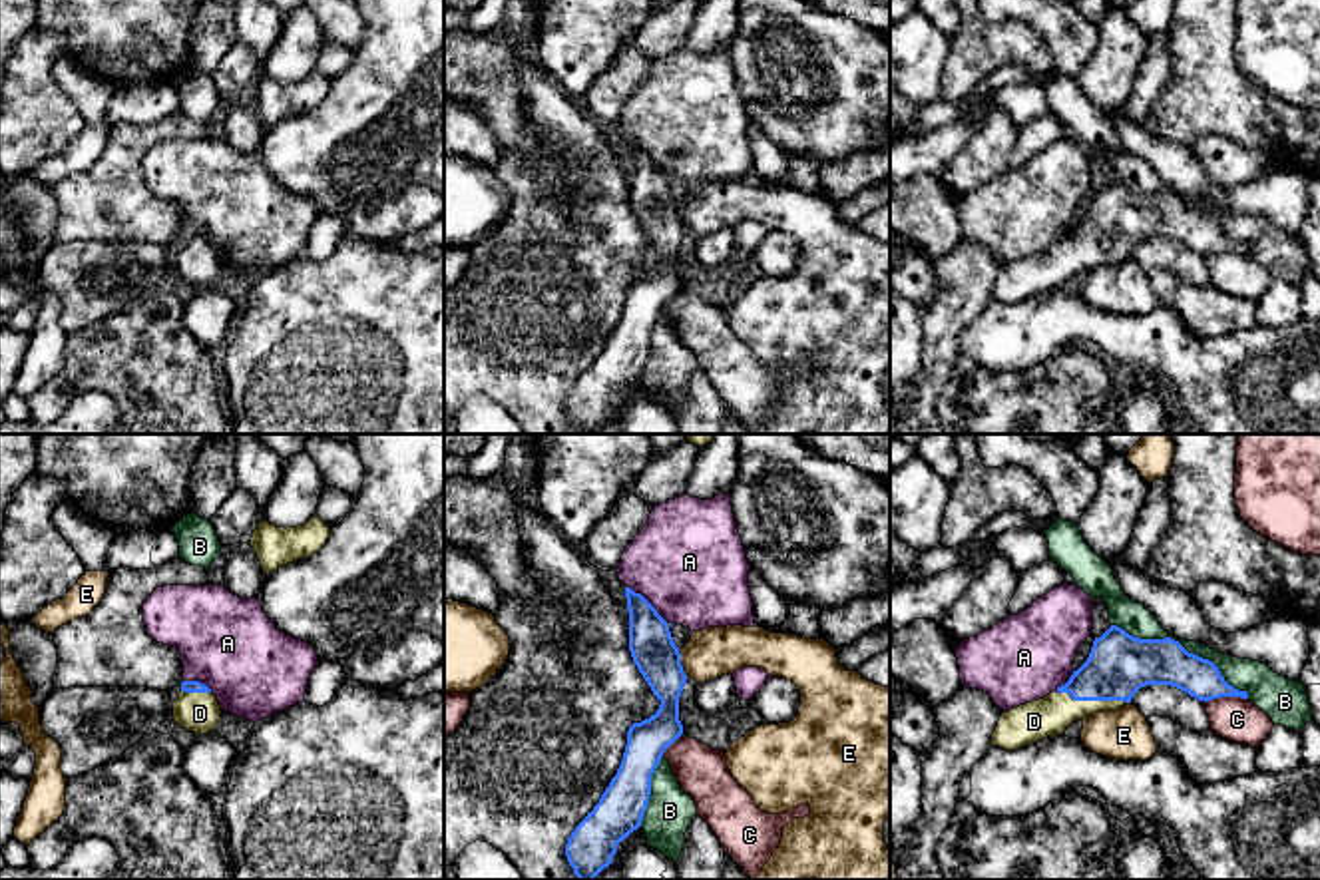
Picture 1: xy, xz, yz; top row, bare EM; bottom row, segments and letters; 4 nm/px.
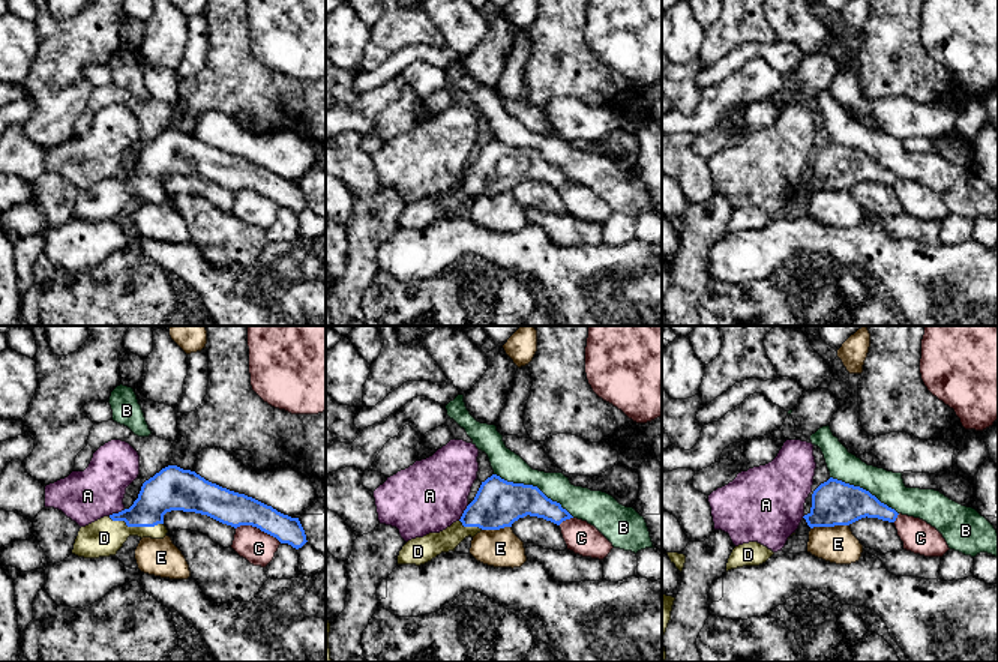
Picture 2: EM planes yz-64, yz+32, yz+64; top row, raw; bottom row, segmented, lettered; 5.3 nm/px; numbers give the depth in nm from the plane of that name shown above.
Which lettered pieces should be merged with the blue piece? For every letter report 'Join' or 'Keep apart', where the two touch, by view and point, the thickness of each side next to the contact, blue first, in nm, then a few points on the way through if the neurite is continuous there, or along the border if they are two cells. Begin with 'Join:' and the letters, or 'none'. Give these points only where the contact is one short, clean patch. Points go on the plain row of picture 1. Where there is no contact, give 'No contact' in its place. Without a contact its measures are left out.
Join: D
A: Keep apart. Touches blue at xz (650, 158). Thickness 180 nm (blue) against 460 nm
B: Keep apart. Touches blue at yz (1181, 200). Thickness 240 nm (blue) against 130 nm
C: Keep apart. Touches blue at yz (1225, 249). Thickness 160 nm (blue) against 180 nm
D: Join. Touches blue at yz (1092, 253). Thickness 260 nm (blue) against 160 nm. Path across: yz (1119, 218), (1092, 253), (1074, 253), (1034, 275)
E: Keep apart. Touches blue at xz (679, 218). Thickness 180 nm (blue) against 200 nm. Boundary: xz (677, 204), (681, 223), (687, 229)

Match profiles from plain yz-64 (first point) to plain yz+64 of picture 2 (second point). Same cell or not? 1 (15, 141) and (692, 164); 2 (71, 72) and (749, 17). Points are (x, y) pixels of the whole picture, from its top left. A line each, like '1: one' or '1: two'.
1: one
2: one

